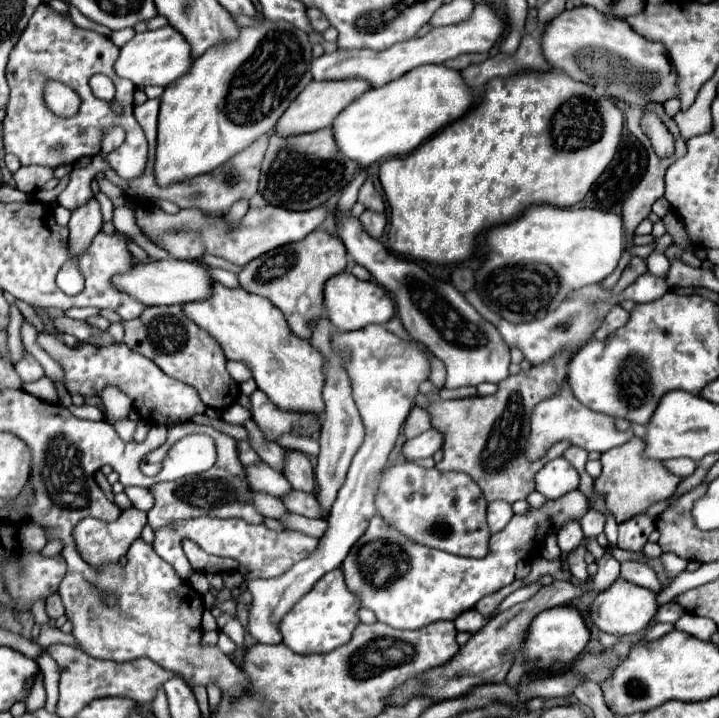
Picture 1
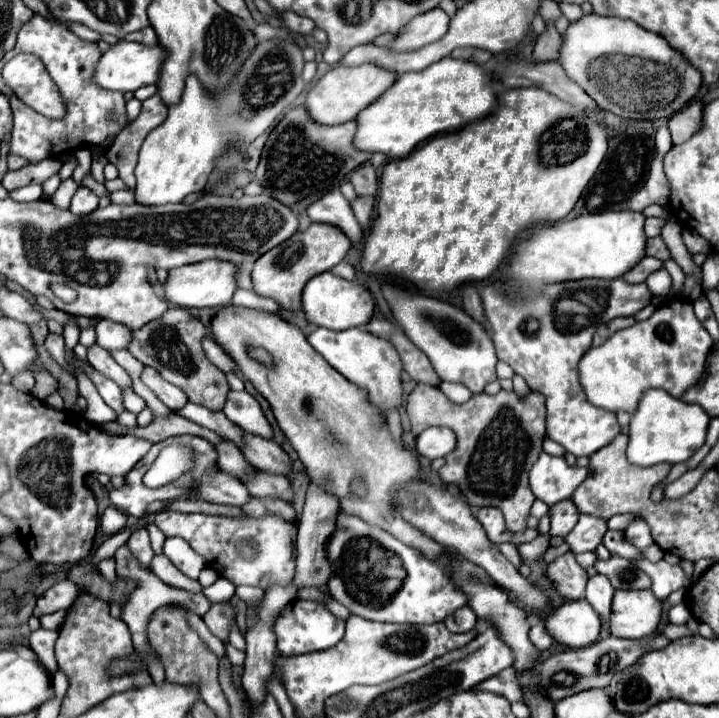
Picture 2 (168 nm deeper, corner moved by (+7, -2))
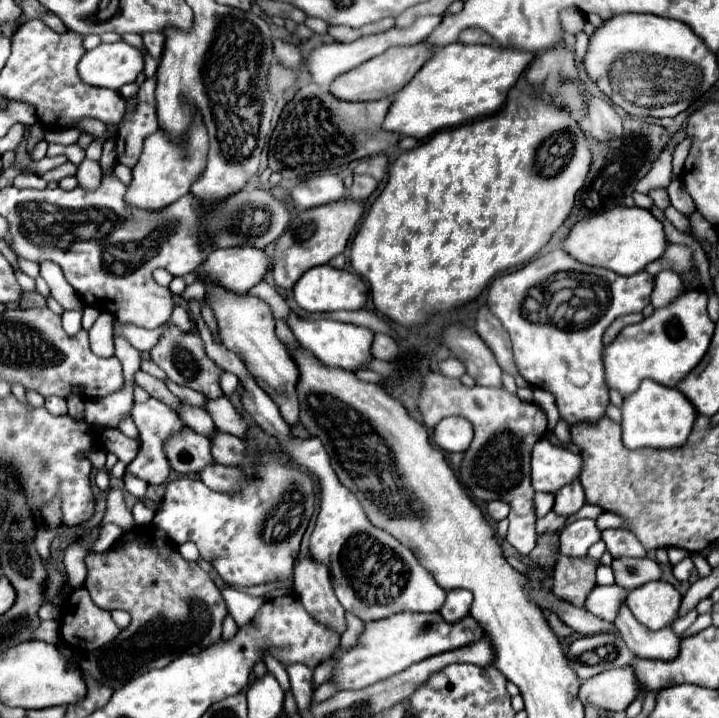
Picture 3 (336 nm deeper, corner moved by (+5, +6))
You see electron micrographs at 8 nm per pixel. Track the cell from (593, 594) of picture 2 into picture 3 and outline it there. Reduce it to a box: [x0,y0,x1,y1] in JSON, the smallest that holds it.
[615,605,681,661]

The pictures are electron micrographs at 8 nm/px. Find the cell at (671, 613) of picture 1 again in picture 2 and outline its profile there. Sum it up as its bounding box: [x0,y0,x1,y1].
[667,603,693,625]

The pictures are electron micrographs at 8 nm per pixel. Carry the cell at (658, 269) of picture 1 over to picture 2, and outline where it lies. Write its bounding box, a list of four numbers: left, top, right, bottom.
[647,269,671,297]

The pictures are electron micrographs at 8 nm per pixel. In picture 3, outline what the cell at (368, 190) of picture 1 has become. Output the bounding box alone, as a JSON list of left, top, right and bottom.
[353,155,389,181]

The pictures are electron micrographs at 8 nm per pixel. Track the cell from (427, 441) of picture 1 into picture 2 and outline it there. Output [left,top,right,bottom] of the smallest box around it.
[415,427,455,459]

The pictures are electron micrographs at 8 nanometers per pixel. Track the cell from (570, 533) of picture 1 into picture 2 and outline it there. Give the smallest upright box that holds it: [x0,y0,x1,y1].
[551,499,579,537]

